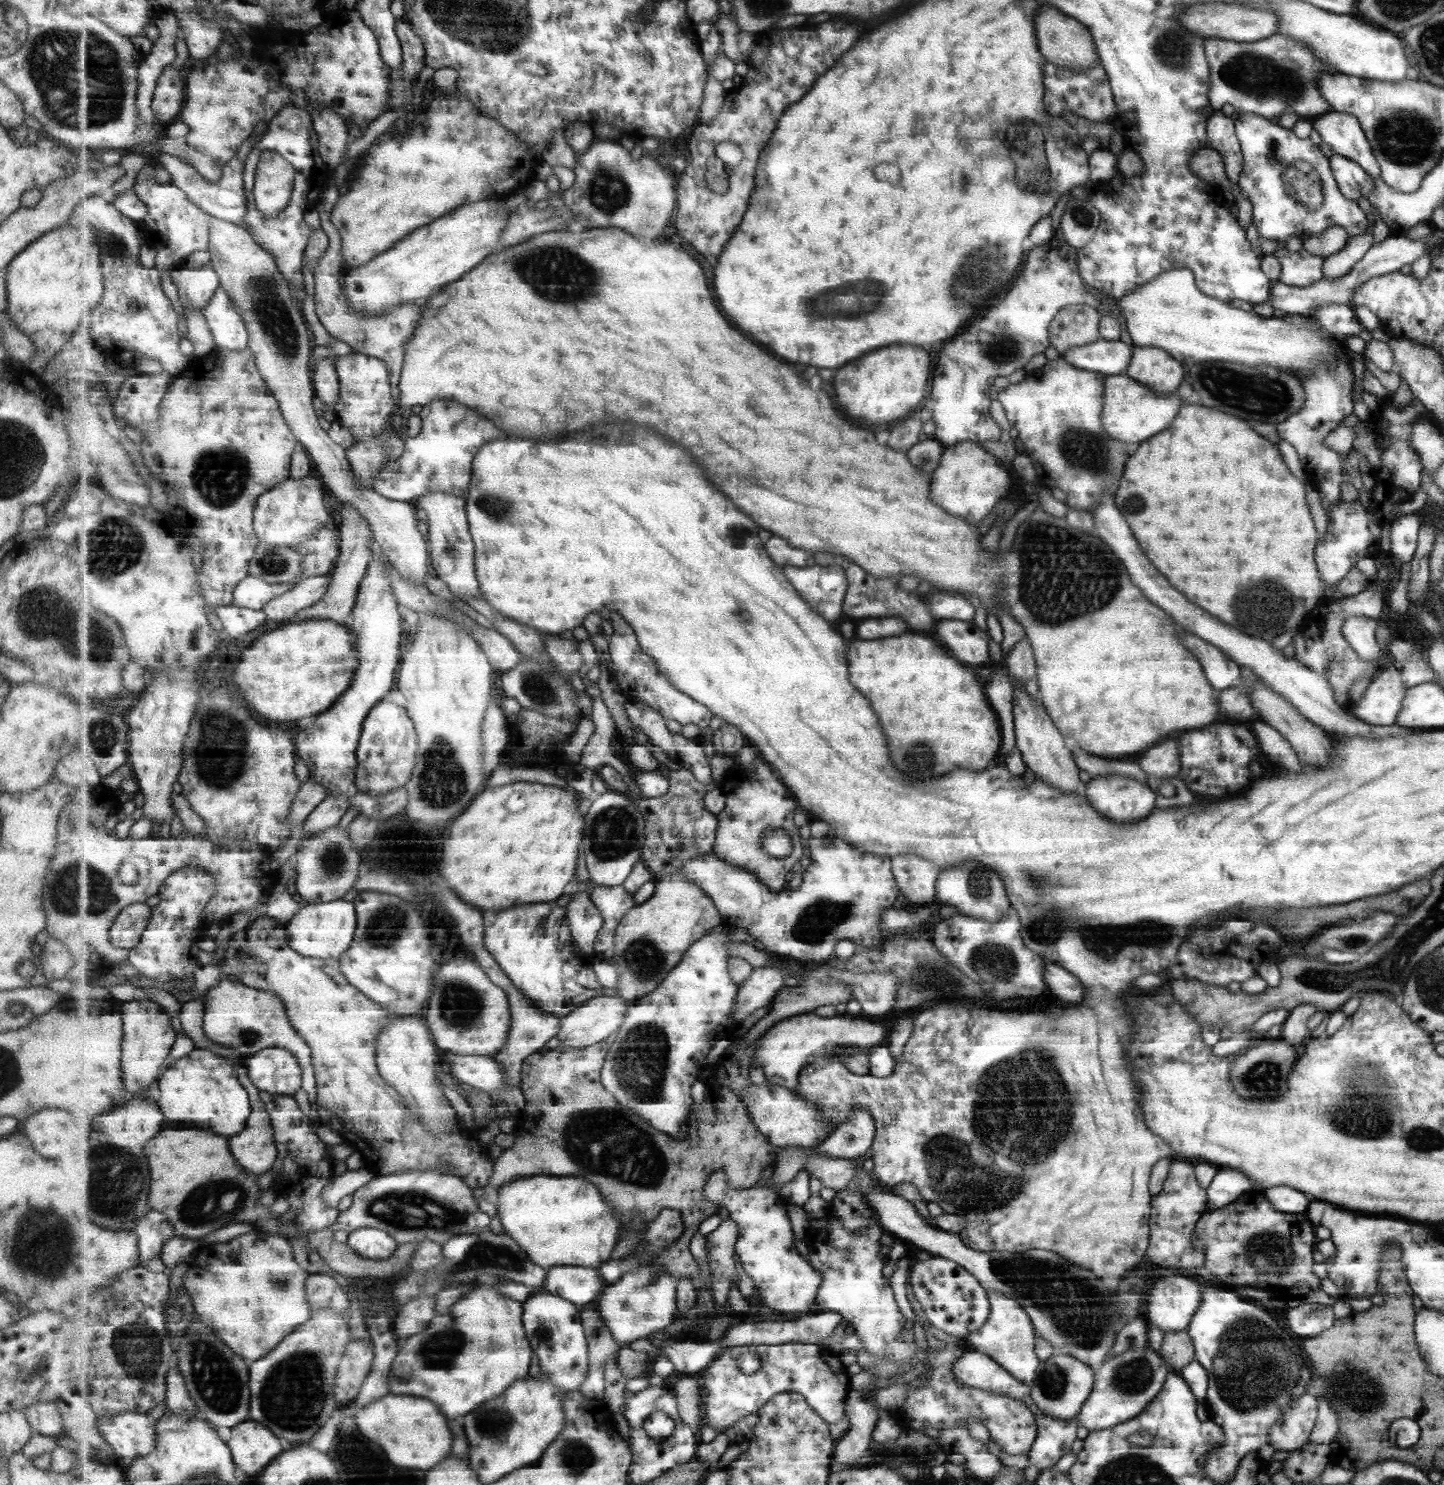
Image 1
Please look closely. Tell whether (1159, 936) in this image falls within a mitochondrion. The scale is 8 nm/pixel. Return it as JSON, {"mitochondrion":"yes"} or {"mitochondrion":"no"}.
{"mitochondrion":"yes"}

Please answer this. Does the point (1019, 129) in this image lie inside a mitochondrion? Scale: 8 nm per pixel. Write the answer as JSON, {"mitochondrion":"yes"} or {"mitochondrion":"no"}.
{"mitochondrion":"yes"}

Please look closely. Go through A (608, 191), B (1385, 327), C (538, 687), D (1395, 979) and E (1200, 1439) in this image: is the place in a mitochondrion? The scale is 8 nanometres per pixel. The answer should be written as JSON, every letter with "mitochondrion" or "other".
{"A":"mitochondrion","B":"other","C":"mitochondrion","D":"other","E":"other"}

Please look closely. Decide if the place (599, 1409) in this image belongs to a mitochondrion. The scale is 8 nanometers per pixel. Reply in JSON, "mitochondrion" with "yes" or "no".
{"mitochondrion":"no"}

